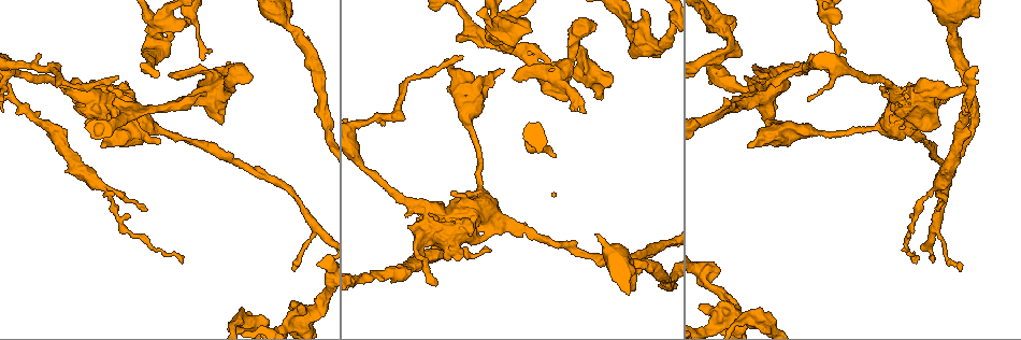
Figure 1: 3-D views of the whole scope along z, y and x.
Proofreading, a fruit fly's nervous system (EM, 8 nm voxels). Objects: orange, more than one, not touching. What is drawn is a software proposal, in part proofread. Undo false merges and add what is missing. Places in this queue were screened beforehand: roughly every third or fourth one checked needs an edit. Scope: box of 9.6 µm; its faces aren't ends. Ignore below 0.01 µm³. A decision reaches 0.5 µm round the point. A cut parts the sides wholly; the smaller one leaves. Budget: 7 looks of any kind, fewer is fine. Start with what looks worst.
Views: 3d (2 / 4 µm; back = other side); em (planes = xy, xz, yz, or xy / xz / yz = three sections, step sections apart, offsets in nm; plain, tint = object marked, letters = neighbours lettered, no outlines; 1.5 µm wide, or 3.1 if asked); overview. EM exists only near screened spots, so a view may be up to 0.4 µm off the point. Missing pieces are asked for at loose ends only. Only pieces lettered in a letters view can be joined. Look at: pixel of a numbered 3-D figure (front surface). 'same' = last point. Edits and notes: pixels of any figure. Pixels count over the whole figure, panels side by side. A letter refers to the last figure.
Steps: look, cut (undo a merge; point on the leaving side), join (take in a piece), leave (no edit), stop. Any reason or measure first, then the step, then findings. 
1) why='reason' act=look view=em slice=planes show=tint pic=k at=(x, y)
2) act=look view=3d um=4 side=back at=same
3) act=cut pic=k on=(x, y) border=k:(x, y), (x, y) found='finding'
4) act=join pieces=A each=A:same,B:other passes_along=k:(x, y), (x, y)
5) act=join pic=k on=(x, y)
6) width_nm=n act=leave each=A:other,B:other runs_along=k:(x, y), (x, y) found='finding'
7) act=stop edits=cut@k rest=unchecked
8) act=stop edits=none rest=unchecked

why='a fork' act=look view=em slice=planes show=letters pic=1 at=(101, 189)

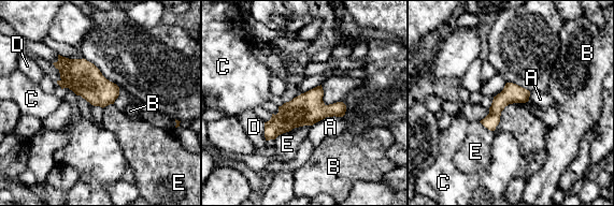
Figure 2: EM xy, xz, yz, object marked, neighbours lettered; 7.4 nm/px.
act=leave each=A:other,B:other,C:other,D:other,E:other border=2:(528, 100), (494, 130), (479, 121) found='all the same neuron'

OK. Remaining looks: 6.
why='tapers out' act=look view=em slice=planes show=letters pic=1 at=(210, 50)

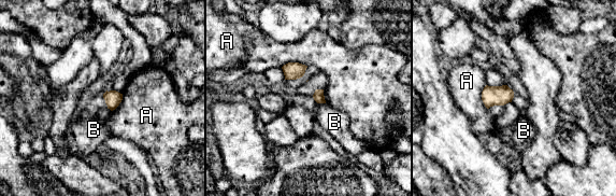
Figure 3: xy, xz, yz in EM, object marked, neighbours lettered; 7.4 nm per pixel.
act=leave each=A:other,B:other border=3:(308, 66), (286, 62), (281, 67) found='no lettered piece goes on from it'

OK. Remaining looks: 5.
why='four arms meet' act=look view=3d um=4 pic=1 at=(156, 28)

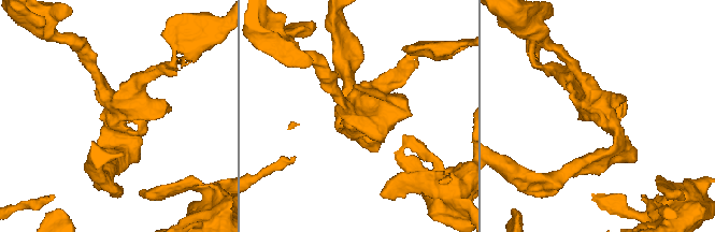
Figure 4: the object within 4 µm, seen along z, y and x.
why='now the EM' act=look view=em slice=planes show=letters pic=4 at=(601, 116)

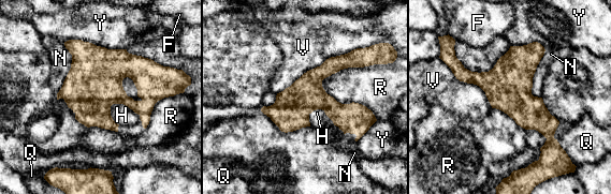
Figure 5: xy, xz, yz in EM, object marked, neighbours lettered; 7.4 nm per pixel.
width_nm=280 act=leave each=F:other,H:other,N:other,Q:other,R:other,V:other,Y:other runs_along=5:(456, 62), (554, 143) found='one neuron here'

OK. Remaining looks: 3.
act=stop edits=none rest=unchecked

